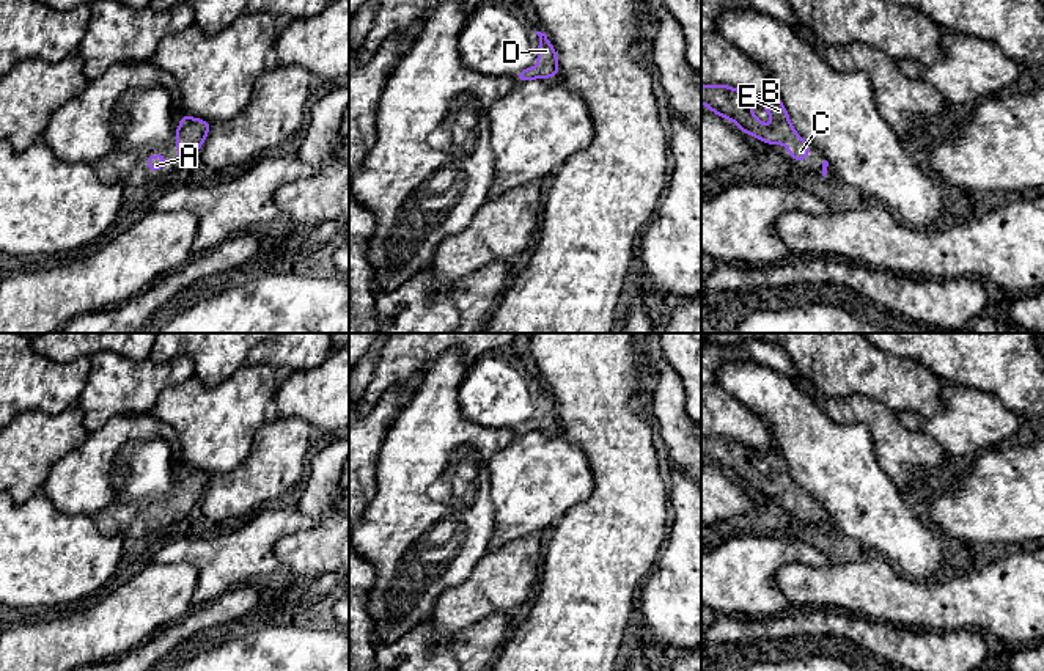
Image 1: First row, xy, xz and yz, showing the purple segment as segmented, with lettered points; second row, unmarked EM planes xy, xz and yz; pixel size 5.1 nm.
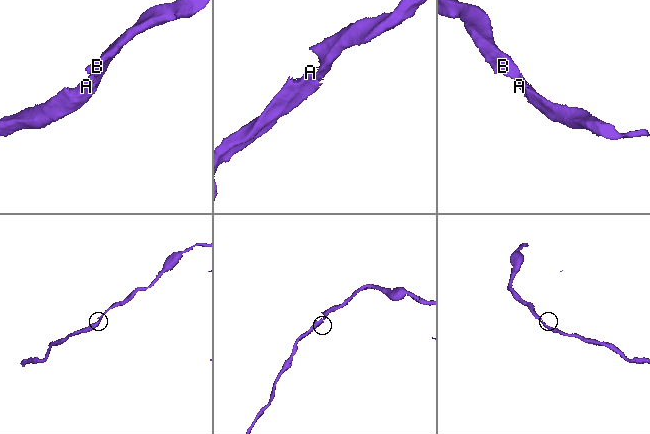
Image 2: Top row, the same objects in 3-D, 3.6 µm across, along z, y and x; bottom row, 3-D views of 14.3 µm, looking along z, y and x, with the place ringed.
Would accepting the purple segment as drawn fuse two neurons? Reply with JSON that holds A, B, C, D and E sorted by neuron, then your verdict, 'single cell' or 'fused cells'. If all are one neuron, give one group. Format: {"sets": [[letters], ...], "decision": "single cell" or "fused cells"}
{"sets": [["A", "B", "C", "D", "E"]], "decision": "single cell"}

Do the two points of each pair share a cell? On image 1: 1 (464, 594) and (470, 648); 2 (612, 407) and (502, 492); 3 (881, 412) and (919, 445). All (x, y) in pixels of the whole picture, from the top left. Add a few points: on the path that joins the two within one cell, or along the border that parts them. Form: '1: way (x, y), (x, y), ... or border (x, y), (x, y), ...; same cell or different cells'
1: border (502, 613), (485, 616), (455, 635); different cells
2: border (558, 428), (585, 456), (590, 470); different cells
3: way (887, 423), (907, 443); same cell

